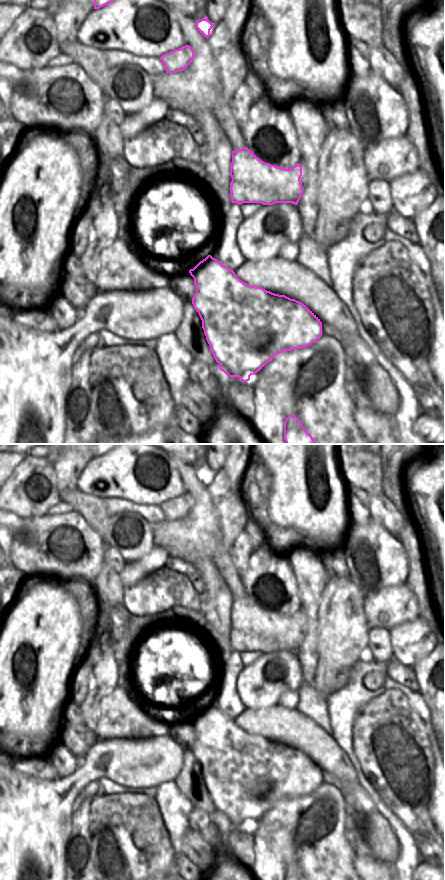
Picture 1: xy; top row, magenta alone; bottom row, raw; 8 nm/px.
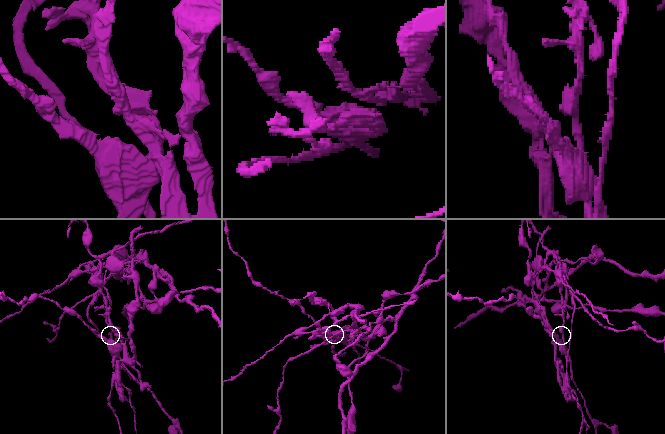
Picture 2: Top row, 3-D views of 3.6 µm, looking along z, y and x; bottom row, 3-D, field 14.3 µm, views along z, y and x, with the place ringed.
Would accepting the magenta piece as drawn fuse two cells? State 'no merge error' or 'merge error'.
merge error

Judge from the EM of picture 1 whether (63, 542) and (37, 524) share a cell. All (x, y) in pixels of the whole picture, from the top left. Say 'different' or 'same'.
same

